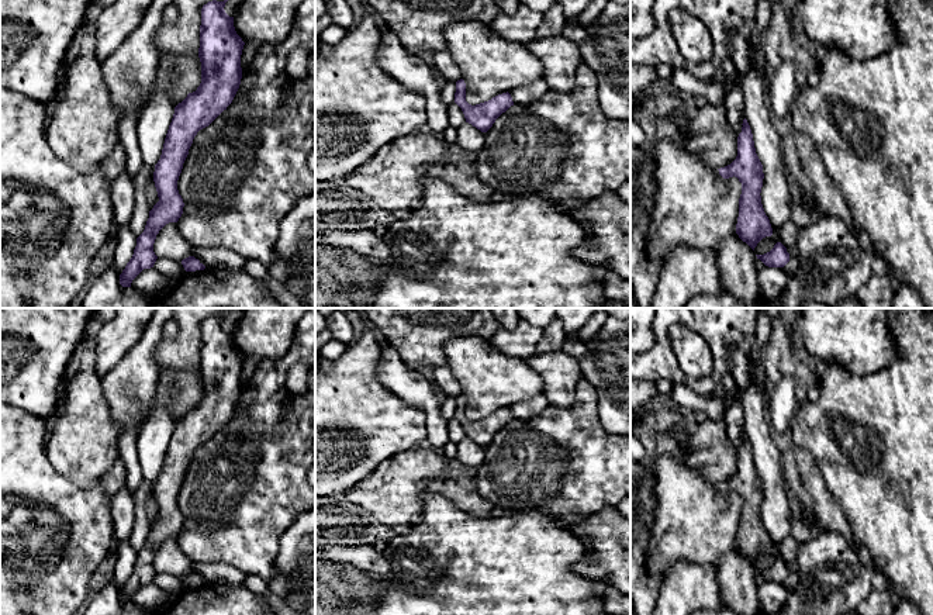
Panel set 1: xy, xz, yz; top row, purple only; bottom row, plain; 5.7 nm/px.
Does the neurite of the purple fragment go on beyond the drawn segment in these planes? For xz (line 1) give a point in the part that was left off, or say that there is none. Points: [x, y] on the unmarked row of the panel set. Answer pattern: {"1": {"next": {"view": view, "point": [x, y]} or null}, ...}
{"1": {"next": null}}

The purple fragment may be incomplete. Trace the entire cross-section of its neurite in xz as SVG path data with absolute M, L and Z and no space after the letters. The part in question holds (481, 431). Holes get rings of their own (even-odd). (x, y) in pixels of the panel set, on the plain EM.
M463 394L456 397L455 418L462 424L466 438L481 448L487 448L495 435L514 421L511 410L502 408L488 417L471 421L466 417L466 398Z

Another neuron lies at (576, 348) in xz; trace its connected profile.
M567 335L566 341L563 342L561 350L566 355L576 357L577 360L583 359L587 353L587 348L584 345L584 341L583 339L574 339L570 335Z

